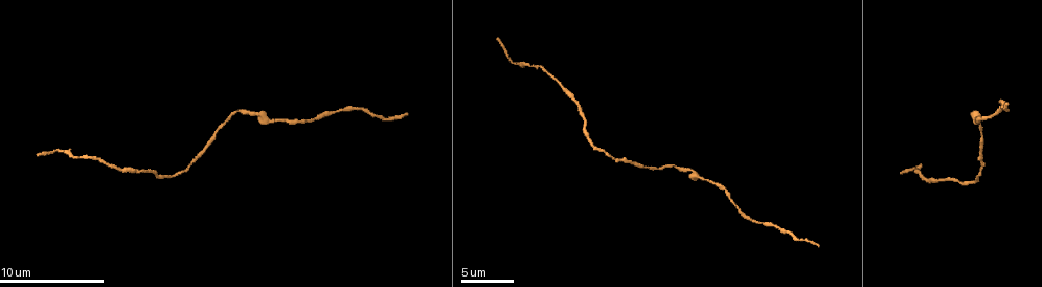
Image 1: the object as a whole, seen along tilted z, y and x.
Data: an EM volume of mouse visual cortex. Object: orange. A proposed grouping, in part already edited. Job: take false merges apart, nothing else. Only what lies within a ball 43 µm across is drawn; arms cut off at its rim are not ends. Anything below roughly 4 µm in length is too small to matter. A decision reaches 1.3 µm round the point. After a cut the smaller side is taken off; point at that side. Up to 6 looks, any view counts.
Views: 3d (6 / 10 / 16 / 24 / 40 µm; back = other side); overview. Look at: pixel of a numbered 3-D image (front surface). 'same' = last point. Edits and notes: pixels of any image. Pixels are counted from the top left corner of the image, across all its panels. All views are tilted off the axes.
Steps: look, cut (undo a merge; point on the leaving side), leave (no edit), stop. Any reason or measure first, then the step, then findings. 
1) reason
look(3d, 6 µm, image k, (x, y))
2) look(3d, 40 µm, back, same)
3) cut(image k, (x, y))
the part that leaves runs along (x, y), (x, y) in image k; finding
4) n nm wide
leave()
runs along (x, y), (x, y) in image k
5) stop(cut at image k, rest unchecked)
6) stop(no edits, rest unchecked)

narrows sharply
look(3d, 10 µm, image 1, (337, 110))

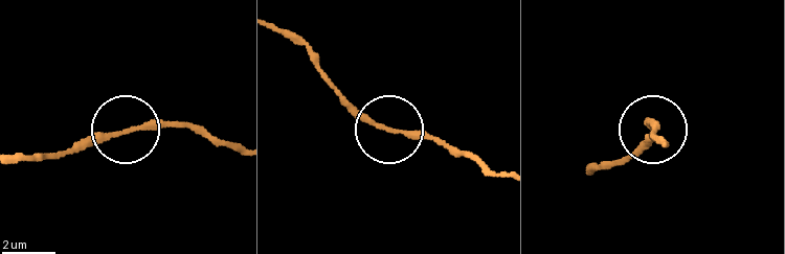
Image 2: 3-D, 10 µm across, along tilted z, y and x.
leave()
runs along (15, 155), (70, 153), (140, 124), (194, 124) in image 2; one neuron here

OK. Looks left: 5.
look(3d, 10 µm, image 1, (214, 136))

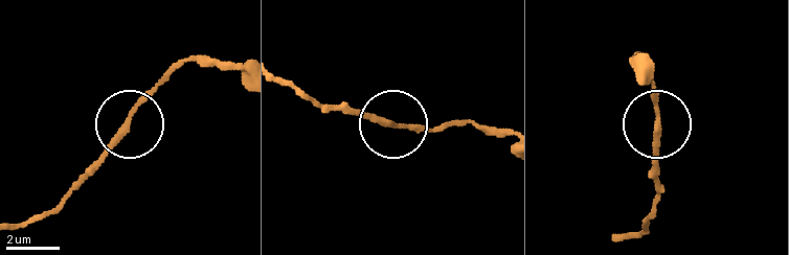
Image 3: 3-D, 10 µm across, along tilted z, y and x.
look(3d, 10 µm, back, image 3, (390, 124))

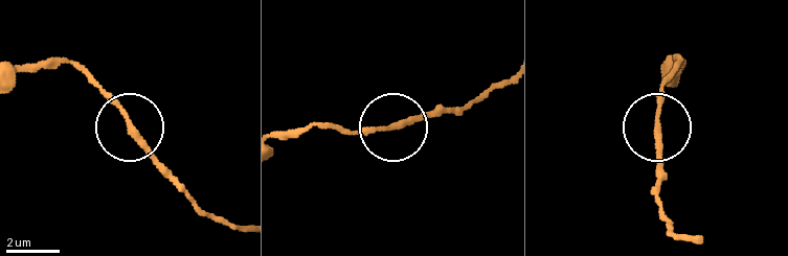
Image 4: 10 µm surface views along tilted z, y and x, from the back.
leave()
runs along (392, 125), (329, 129) in image 4; continuous, no second neuron

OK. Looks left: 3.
a narrow waist
look(3d, 10 µm, image 1, (708, 180))

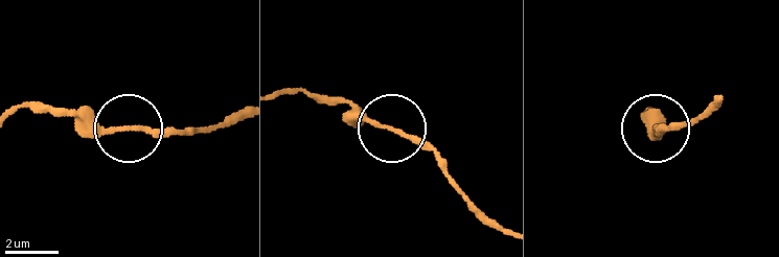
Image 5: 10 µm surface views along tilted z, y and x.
leave()
runs along (279, 93), (351, 101), (386, 126), (412, 136), (442, 162) in image 5; one neuron here

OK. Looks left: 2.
stop(no edits, rest unchecked)

